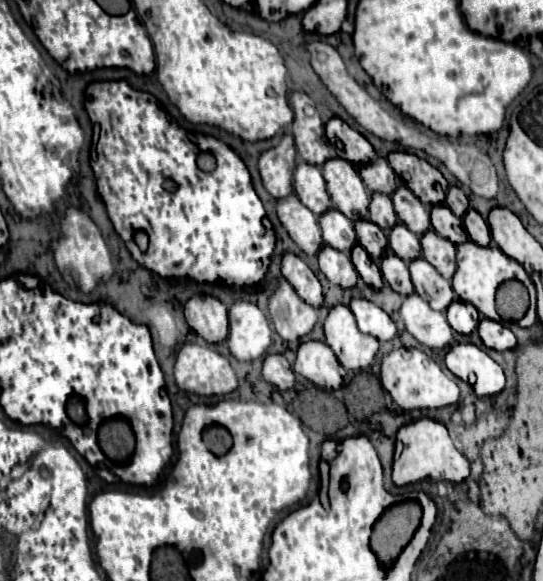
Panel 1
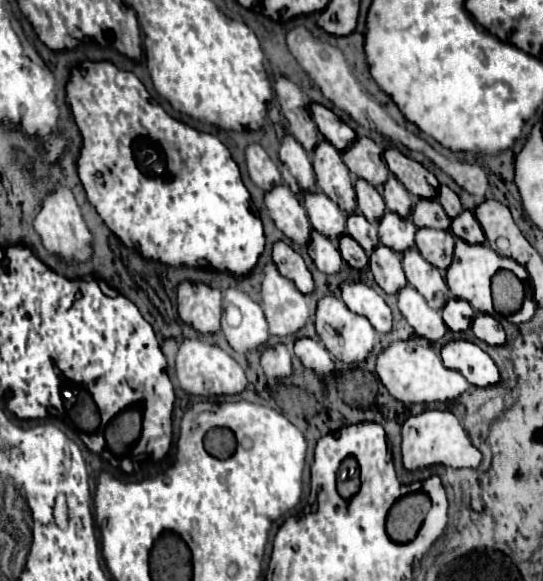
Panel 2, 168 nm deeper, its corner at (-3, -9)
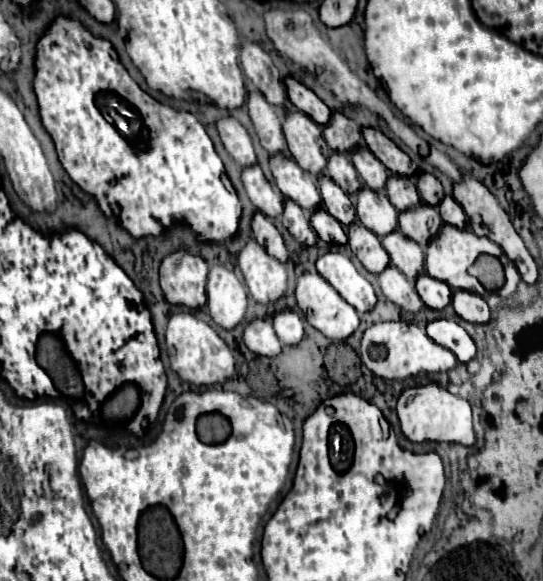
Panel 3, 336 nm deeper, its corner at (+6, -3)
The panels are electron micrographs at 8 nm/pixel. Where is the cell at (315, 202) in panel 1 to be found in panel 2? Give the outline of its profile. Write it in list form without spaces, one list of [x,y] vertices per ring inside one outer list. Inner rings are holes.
[[[286,135],[280,143],[280,159],[282,159],[282,179],[288,183],[290,191],[302,199],[304,193],[316,191],[314,167],[310,155],[298,145],[292,135]]]

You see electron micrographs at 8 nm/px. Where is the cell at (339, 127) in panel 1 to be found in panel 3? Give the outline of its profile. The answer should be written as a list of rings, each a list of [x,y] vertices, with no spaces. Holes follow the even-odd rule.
[[[291,75],[283,77],[283,85],[285,85],[287,97],[293,103],[293,107],[297,107],[299,111],[307,113],[319,125],[325,125],[331,119],[329,107],[309,87],[299,83],[295,77],[291,77]]]

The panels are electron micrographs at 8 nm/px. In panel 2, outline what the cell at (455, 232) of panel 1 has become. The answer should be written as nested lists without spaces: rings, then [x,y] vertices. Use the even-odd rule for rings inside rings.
[[[420,199],[414,205],[412,221],[416,223],[416,227],[430,227],[442,231],[450,231],[450,223],[452,223],[450,217],[446,217],[442,205],[438,201],[428,201],[428,199]]]

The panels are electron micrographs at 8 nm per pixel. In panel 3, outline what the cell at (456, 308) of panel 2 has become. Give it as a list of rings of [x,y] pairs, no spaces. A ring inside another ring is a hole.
[[[425,273],[417,275],[415,279],[415,289],[421,301],[431,307],[431,309],[443,309],[451,303],[451,289],[447,283],[441,283]]]

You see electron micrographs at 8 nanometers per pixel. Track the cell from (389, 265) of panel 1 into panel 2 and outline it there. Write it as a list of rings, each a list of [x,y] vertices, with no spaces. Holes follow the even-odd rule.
[[[378,245],[372,251],[372,255],[368,259],[368,269],[374,275],[374,281],[386,293],[398,293],[406,285],[406,275],[404,275],[400,257],[384,245]]]

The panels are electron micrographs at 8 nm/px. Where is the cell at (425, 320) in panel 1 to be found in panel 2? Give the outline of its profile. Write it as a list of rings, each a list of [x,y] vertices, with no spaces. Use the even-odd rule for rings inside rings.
[[[410,285],[398,291],[398,307],[416,335],[428,341],[438,341],[446,335],[448,327],[442,321],[442,313],[436,309],[430,309],[426,299]]]

